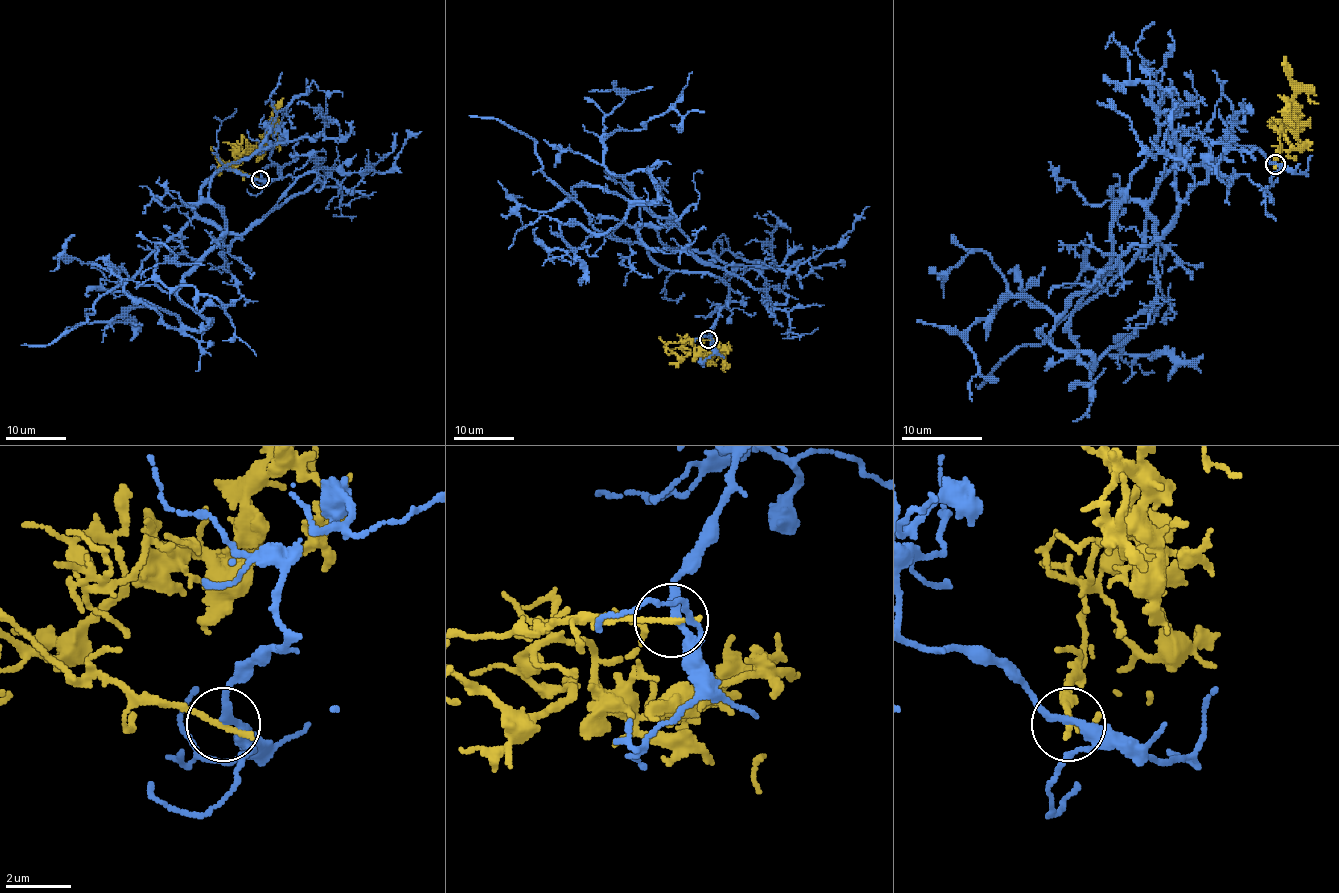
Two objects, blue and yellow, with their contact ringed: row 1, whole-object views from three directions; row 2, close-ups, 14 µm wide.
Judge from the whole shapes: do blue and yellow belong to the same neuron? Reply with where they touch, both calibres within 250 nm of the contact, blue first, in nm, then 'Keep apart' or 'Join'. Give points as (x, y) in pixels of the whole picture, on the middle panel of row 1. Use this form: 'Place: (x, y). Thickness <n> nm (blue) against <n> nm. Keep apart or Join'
Place: (708, 339). Thickness 240 nm (blue) against 200 nm. Keep apart

